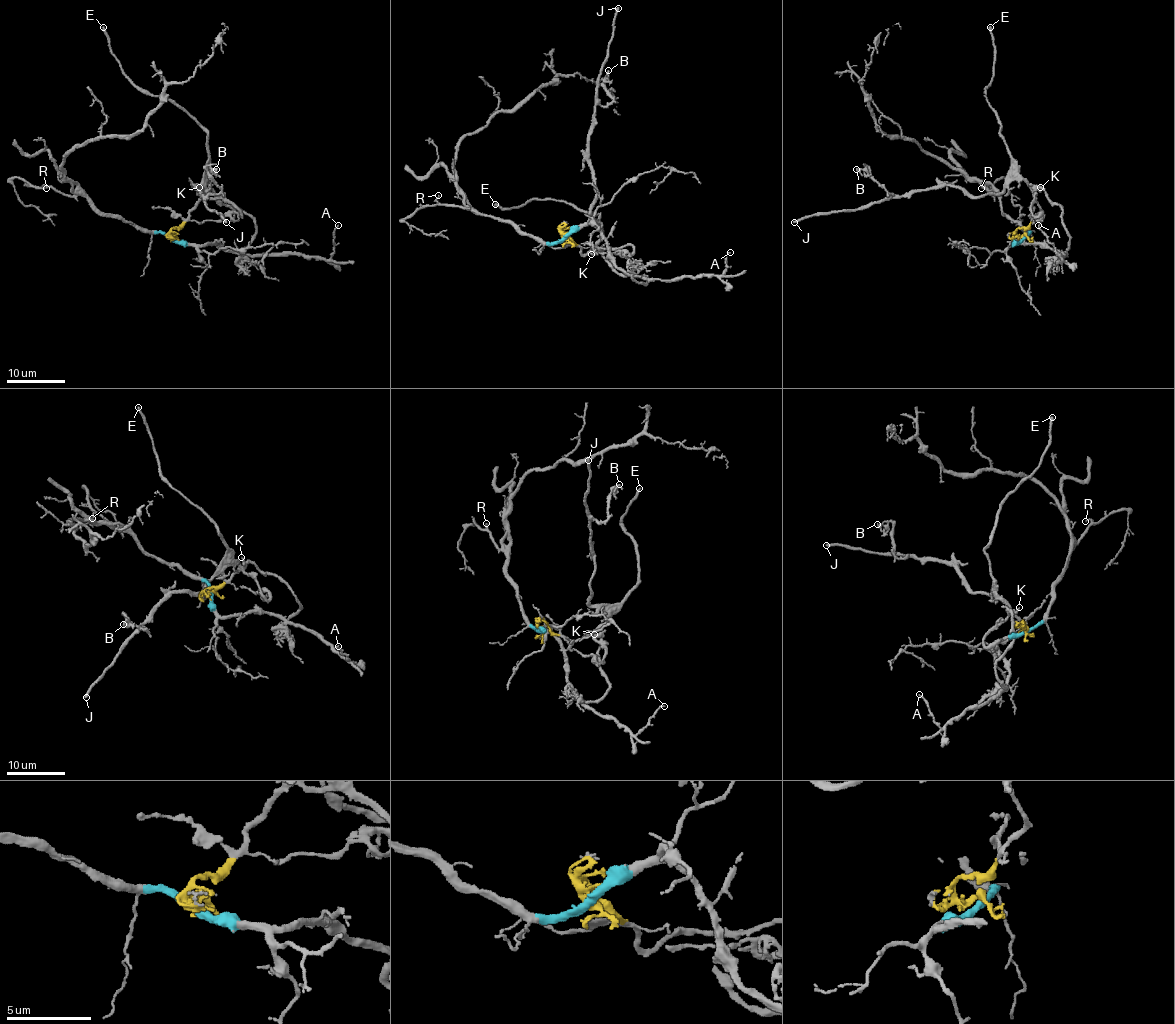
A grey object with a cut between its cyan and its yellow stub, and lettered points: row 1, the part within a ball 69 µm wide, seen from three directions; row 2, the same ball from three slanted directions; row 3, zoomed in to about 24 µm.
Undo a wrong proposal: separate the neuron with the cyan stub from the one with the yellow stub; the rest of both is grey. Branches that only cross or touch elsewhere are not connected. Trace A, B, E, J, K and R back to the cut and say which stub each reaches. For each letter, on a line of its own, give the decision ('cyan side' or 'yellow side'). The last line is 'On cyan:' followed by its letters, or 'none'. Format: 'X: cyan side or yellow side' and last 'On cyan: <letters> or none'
A: cyan side
B: yellow side
E: yellow side
J: yellow side
K: yellow side
R: cyan side
On cyan: A, R

